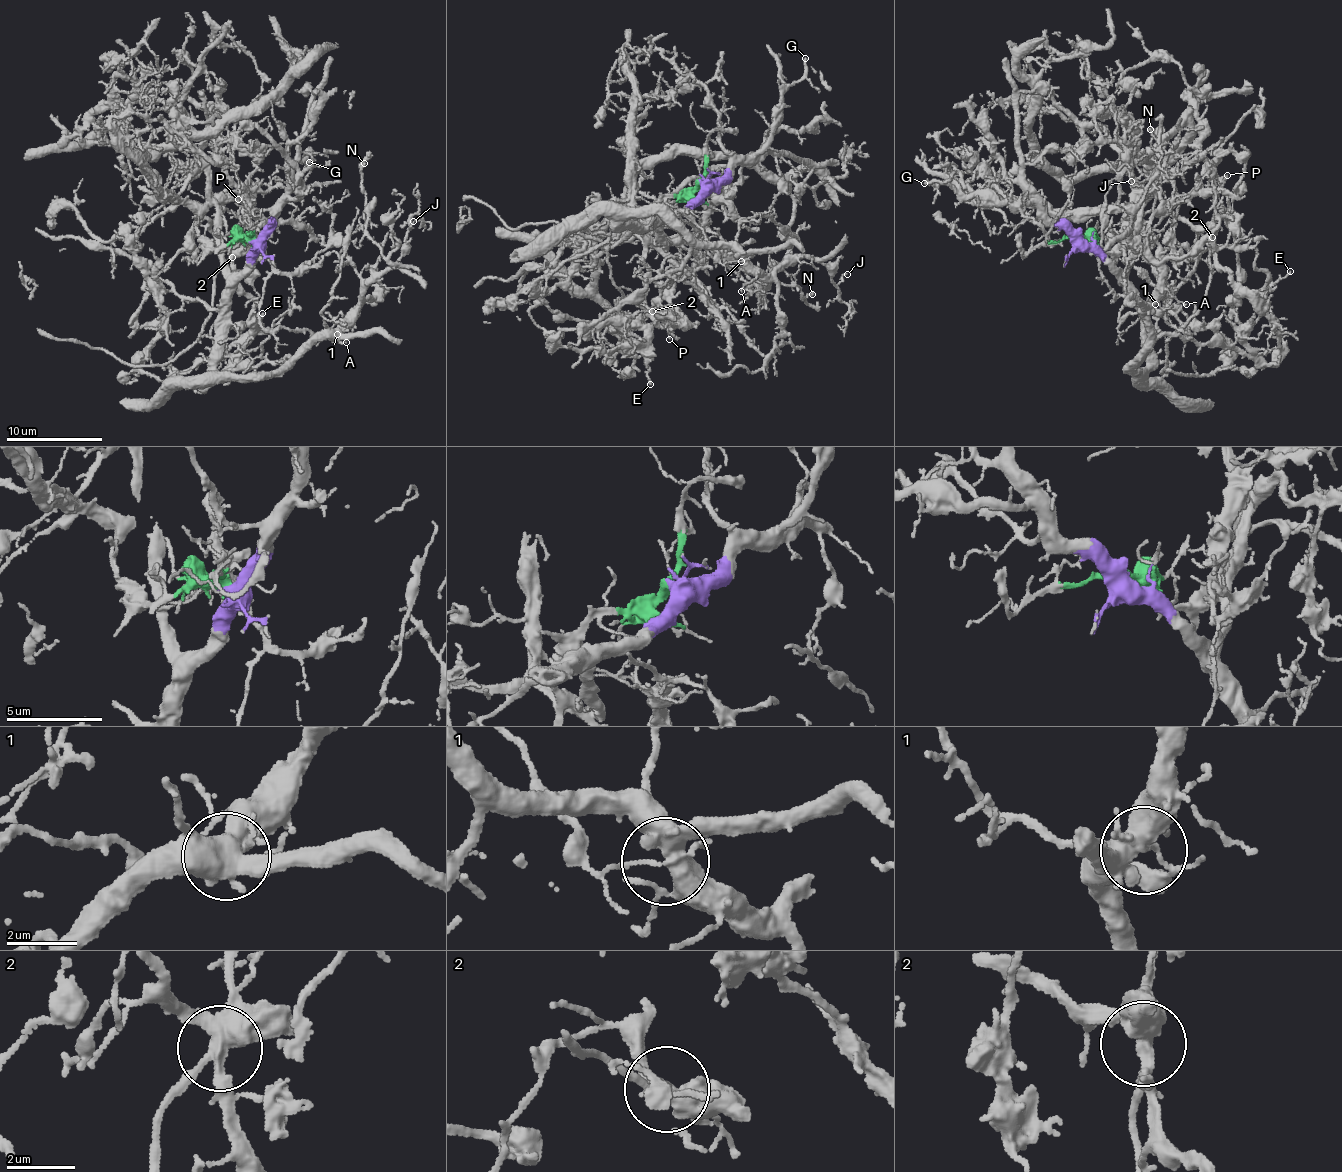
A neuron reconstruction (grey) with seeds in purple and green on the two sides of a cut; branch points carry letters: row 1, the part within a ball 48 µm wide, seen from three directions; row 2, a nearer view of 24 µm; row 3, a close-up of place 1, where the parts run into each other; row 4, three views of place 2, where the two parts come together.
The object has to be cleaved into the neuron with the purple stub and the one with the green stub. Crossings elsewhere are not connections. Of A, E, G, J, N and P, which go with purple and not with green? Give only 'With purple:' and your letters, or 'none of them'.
With purple: A, G, J, N

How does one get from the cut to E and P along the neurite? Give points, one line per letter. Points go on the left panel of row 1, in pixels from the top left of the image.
E: (251, 240), (216, 250), (198, 212), (232, 255), (260, 328), (263, 313)
P: (251, 240), (233, 237), (216, 250), (196, 223), (198, 212), (210, 221), (220, 207), (235, 215), (239, 199)

